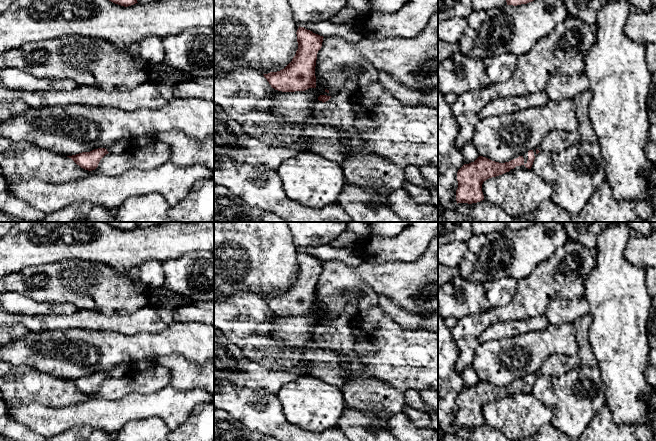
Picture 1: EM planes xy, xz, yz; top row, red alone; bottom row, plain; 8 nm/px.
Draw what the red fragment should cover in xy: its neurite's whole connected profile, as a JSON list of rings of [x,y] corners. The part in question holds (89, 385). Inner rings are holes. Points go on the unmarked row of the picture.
[[[120,365],[116,368],[105,372],[98,372],[94,373],[90,376],[82,376],[76,379],[67,380],[71,382],[77,389],[79,389],[81,392],[92,395],[95,394],[98,391],[98,388],[100,384],[108,377],[122,377],[124,376],[130,368]]]

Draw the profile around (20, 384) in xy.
[[[0,361],[0,391],[5,403],[36,402],[50,407],[62,407],[85,402],[96,395],[118,400],[131,393],[153,394],[169,384],[170,372],[157,363],[147,370],[129,370],[122,377],[108,377],[95,394],[88,395],[71,382],[56,378],[27,365]]]

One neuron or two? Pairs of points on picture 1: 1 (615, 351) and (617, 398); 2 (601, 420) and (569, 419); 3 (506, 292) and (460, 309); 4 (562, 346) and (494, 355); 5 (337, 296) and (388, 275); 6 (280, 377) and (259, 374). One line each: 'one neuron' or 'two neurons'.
1: one neuron
2: two neurons
3: one neuron
4: one neuron
5: one neuron
6: one neuron

